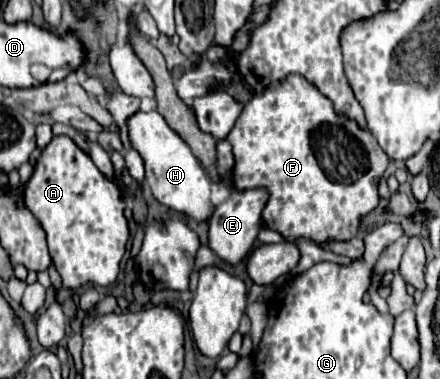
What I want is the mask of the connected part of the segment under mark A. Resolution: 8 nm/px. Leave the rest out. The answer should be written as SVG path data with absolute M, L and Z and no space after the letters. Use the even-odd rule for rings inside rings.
M55 136L41 152L33 176L25 186L25 206L41 222L47 234L49 254L63 278L65 288L77 290L89 282L109 286L117 280L129 228L123 216L125 202L121 200L119 188L119 174L125 168L125 162L119 152L113 152L111 160L117 176L115 180L105 180L105 176L97 172L93 160L89 160L89 156L81 152L73 140L67 136Z

